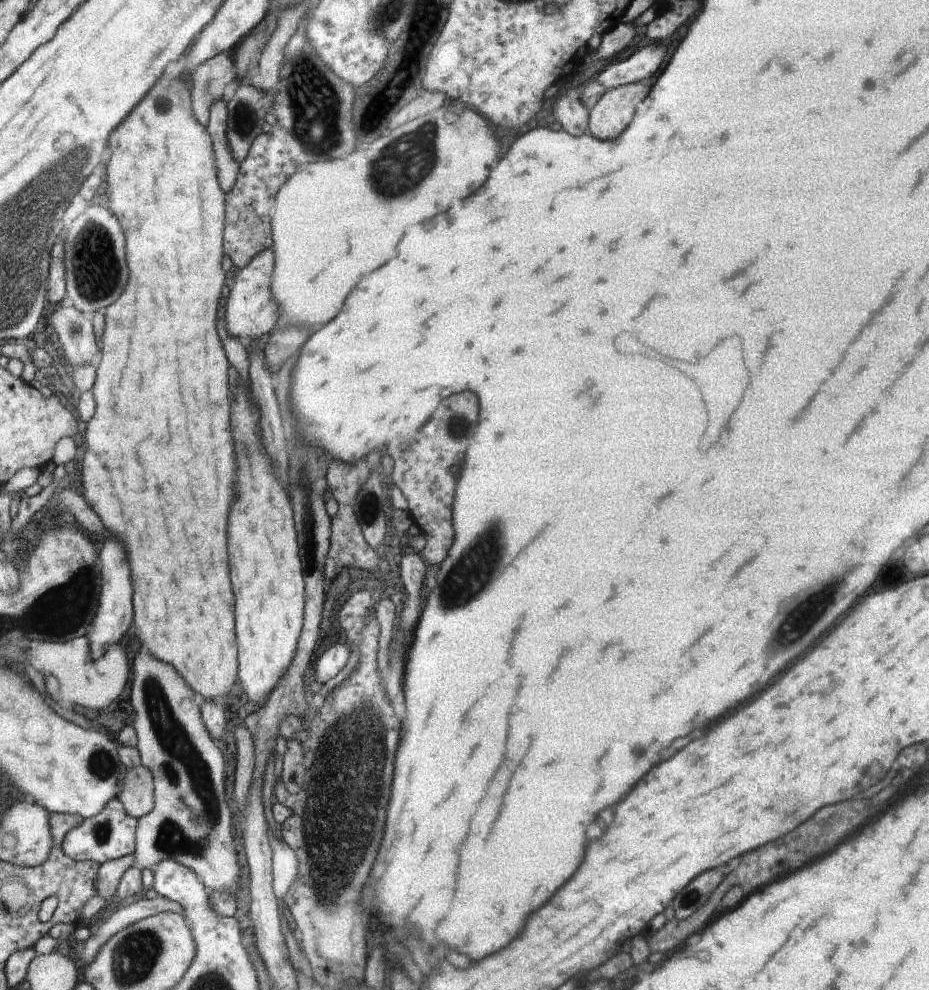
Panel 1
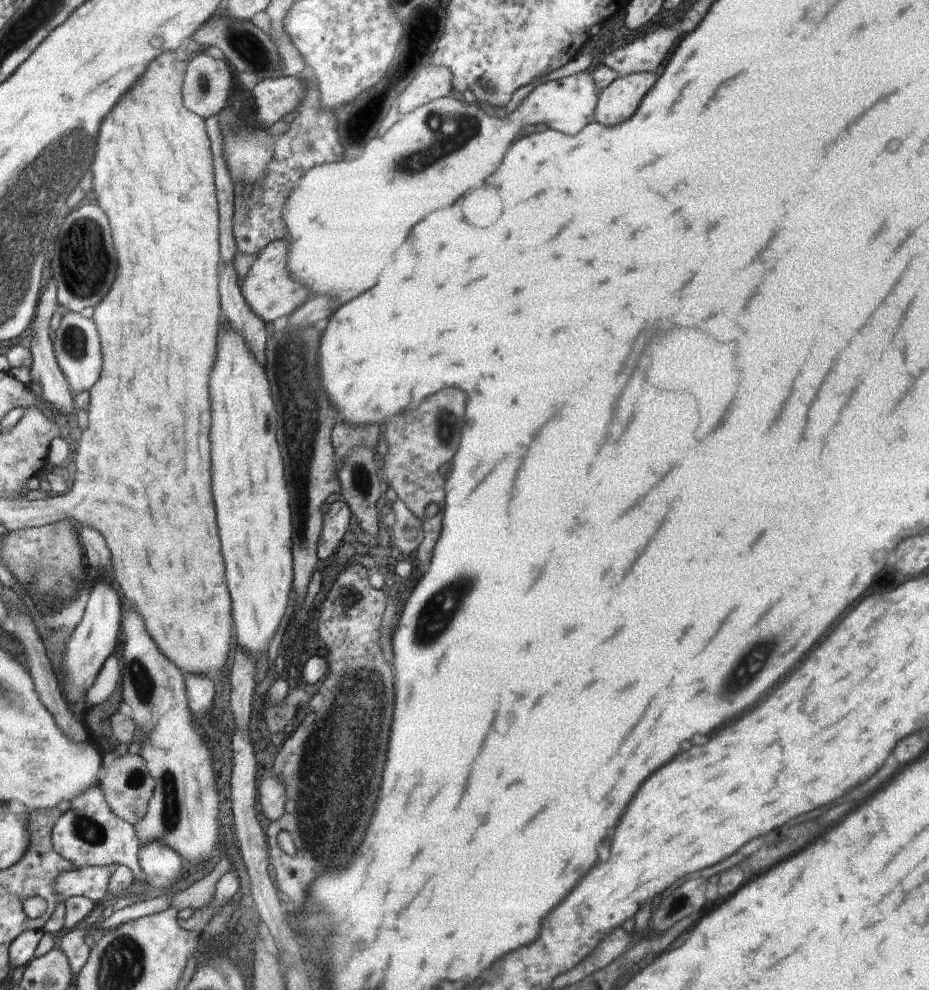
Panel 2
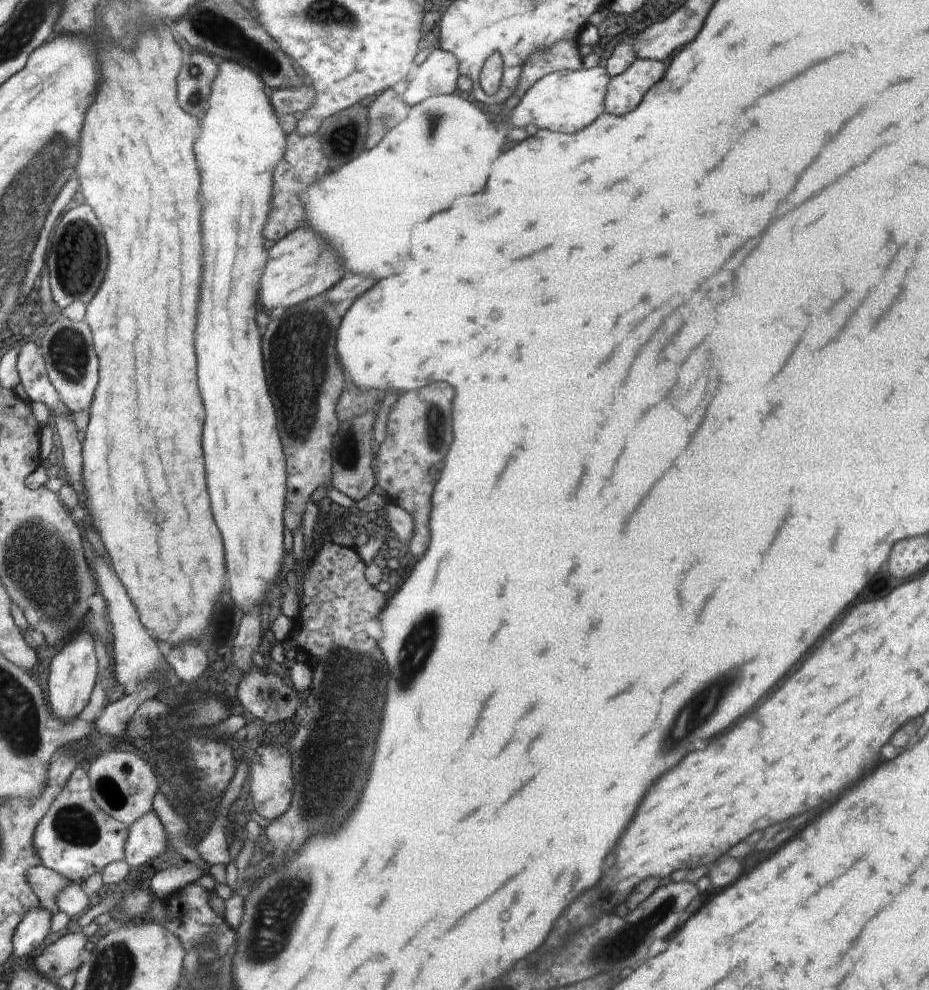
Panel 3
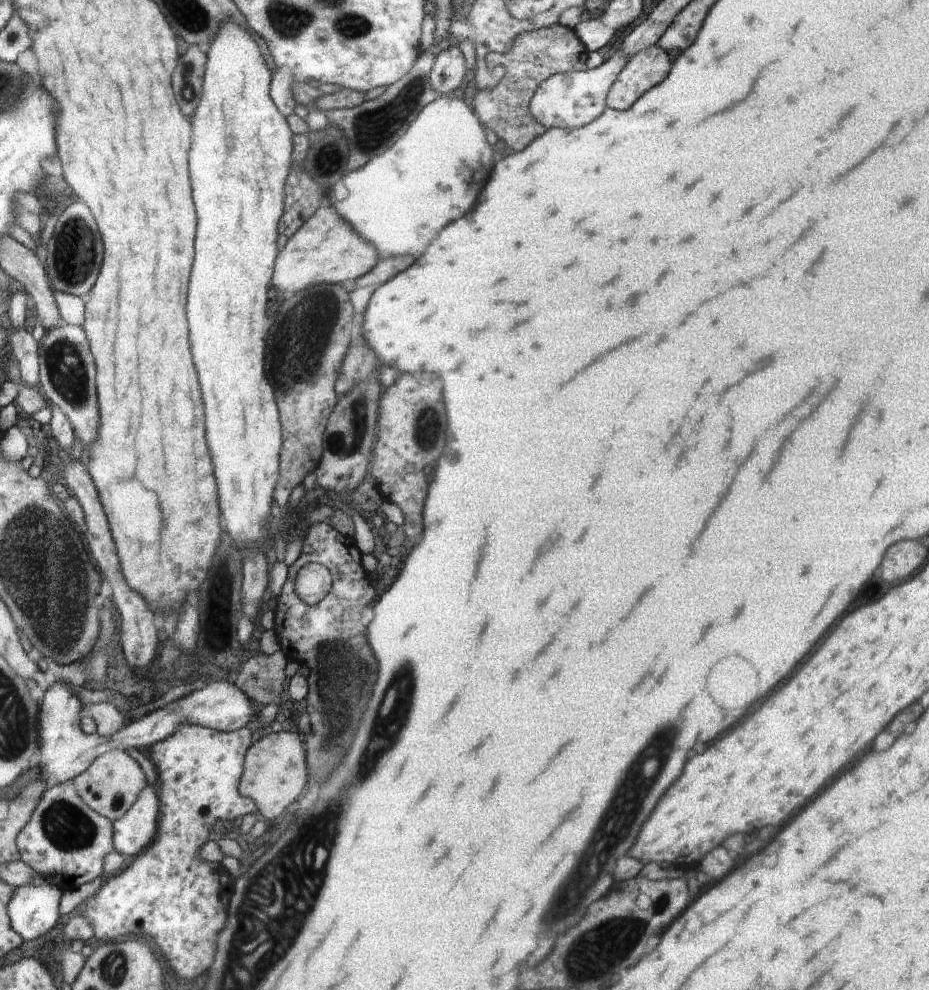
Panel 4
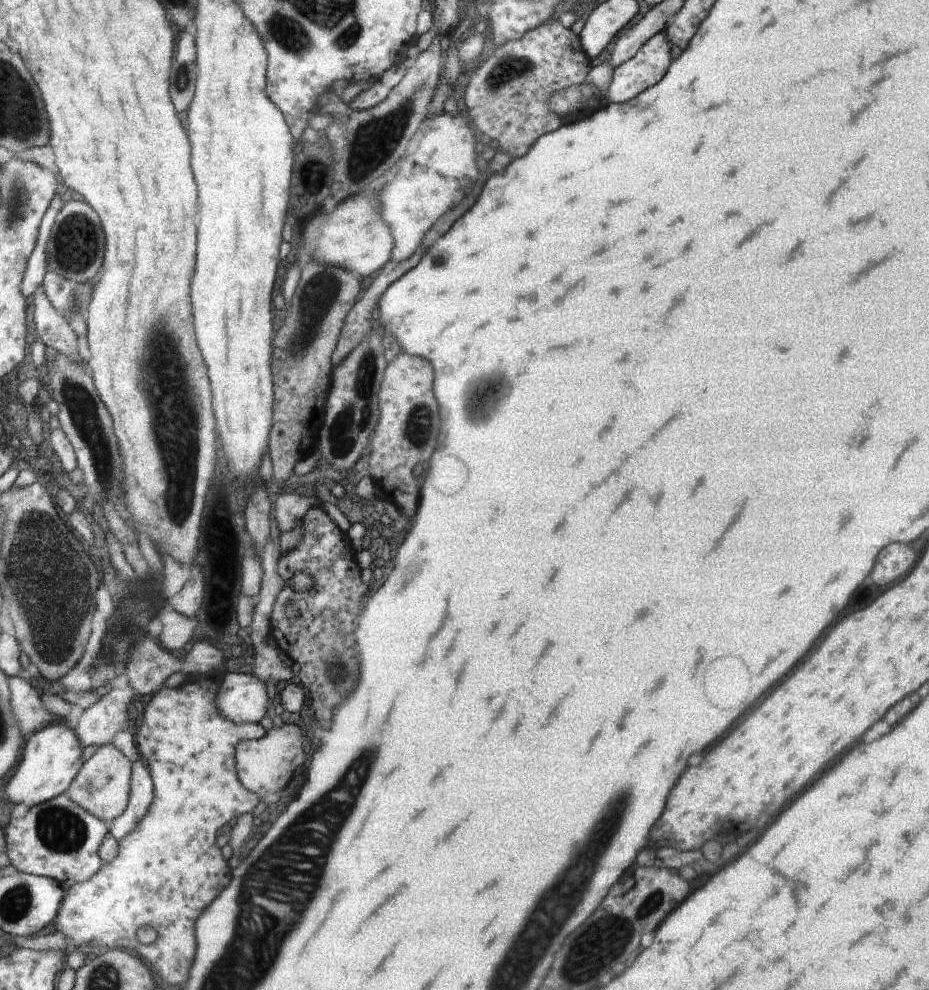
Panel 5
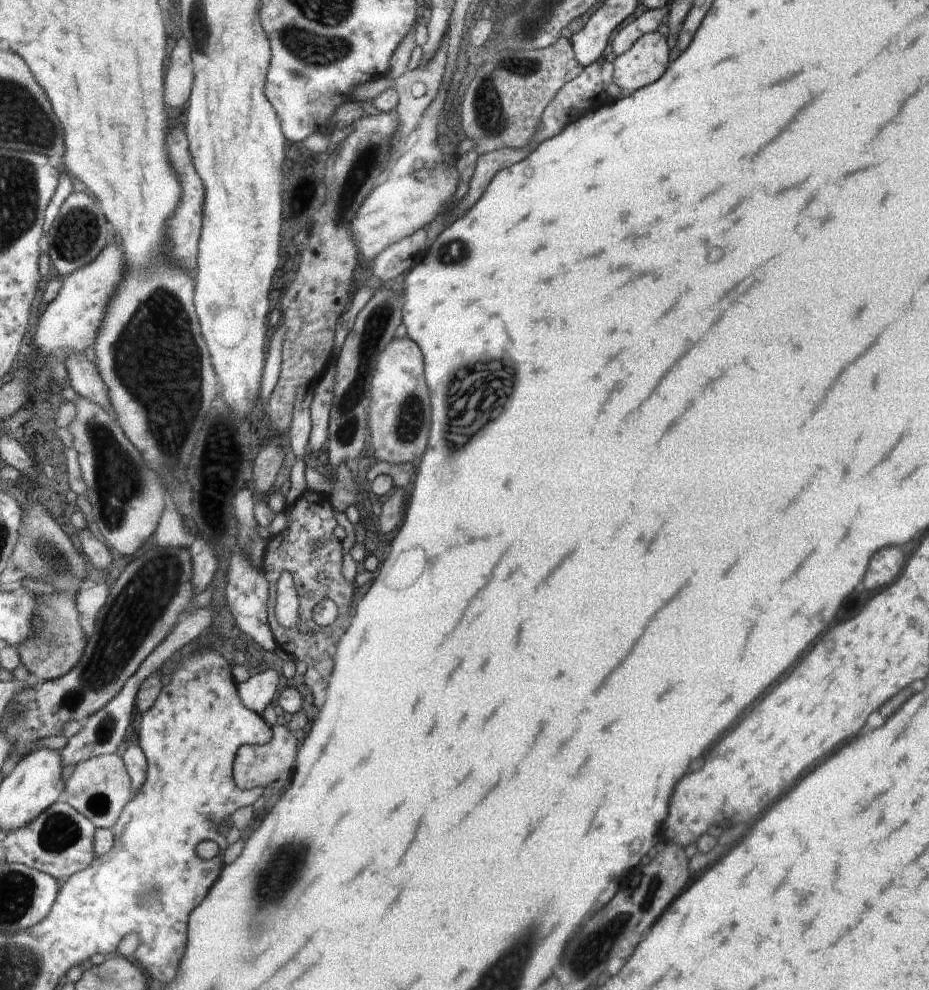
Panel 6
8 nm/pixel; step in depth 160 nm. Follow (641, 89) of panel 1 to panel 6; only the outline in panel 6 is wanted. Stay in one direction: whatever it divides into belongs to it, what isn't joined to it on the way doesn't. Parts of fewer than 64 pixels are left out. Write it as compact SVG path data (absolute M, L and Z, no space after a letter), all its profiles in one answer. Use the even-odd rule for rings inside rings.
M647 32L613 61L613 82L622 93L633 93L656 82L670 64L667 38L658 32Z

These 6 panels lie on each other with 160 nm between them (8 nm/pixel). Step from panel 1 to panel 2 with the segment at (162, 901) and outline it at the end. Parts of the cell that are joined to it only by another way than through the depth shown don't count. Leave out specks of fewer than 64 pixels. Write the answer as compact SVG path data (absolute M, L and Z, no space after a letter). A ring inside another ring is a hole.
M228 856L222 857L218 864L207 876L201 880L196 880L190 884L188 888L178 892L172 899L171 905L174 905L179 911L183 908L195 907L197 909L205 909L211 905L217 882L223 874L230 871L230 860L226 860Z

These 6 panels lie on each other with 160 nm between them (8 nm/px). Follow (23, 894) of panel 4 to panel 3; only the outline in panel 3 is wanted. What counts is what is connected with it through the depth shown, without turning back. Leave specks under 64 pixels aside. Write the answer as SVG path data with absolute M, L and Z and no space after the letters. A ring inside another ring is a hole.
M32 907L23 914L23 919L15 930L15 953L26 956L38 948L51 932L52 915L44 907Z

